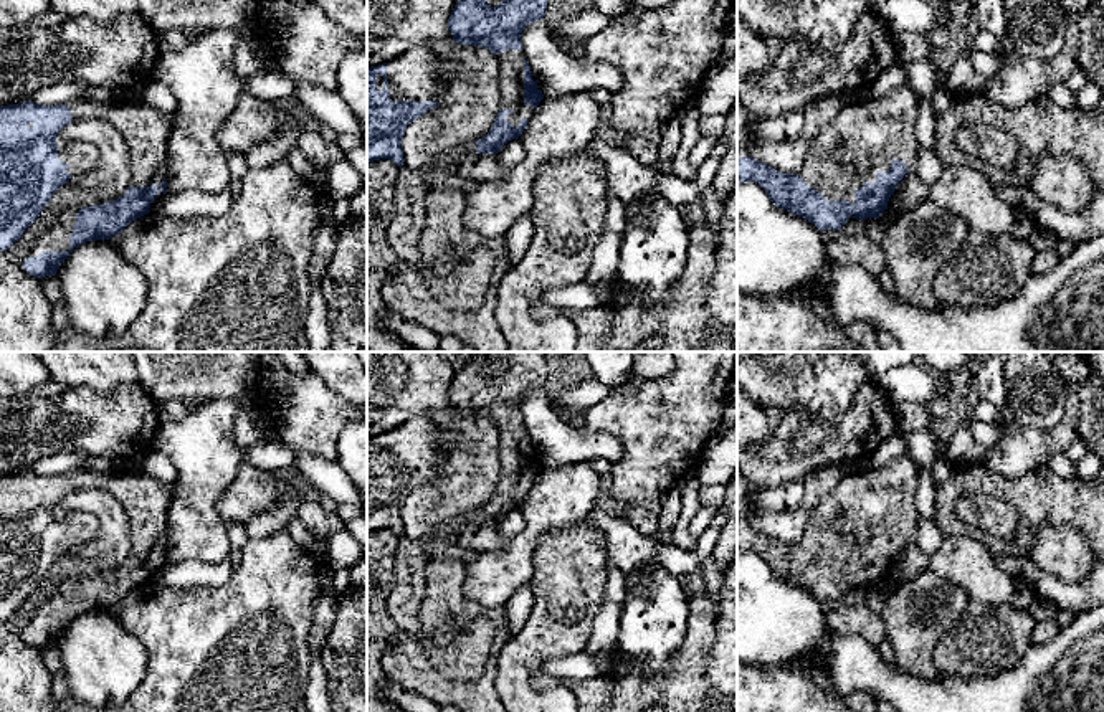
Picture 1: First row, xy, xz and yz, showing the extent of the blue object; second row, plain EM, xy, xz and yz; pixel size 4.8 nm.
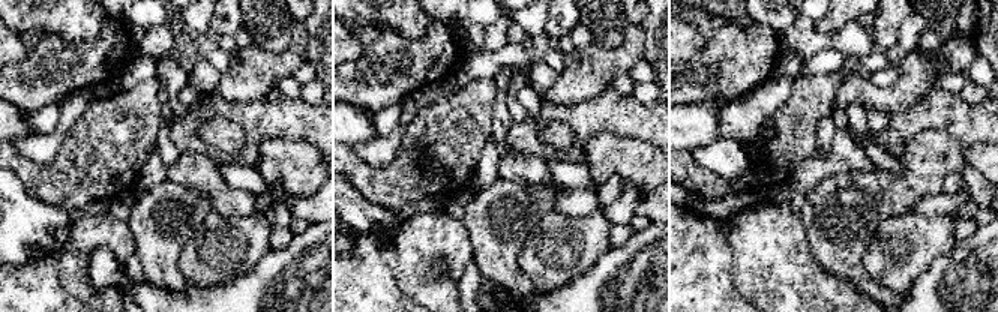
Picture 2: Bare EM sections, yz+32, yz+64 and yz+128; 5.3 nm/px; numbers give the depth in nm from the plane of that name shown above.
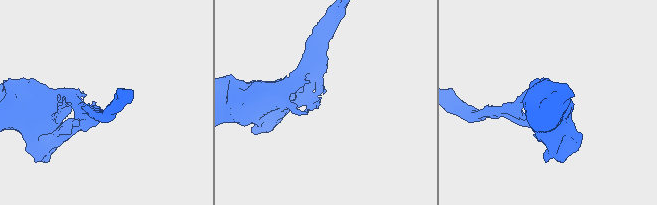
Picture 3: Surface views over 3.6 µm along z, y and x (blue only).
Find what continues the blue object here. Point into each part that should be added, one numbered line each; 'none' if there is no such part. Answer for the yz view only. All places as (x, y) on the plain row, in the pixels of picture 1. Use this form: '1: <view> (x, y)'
1: yz (865, 506)

